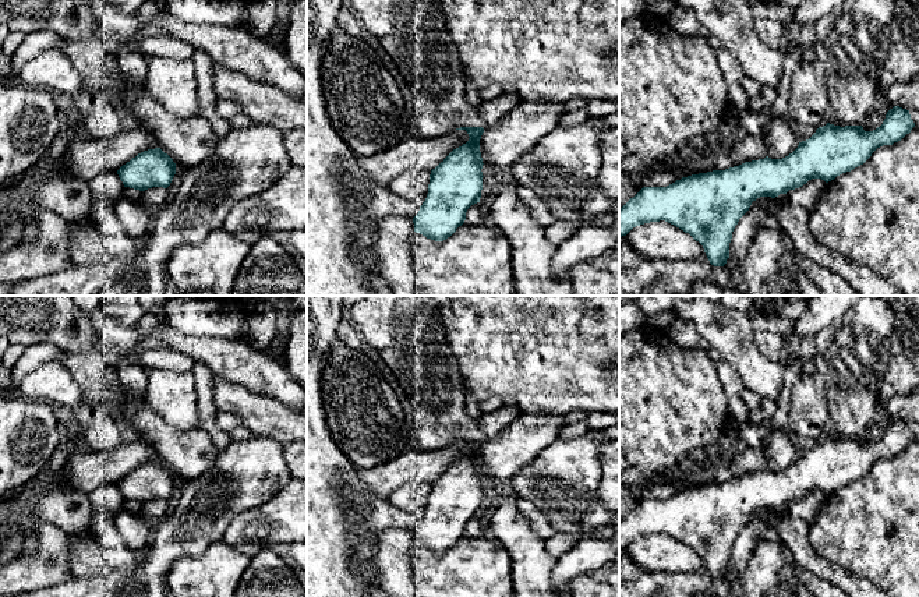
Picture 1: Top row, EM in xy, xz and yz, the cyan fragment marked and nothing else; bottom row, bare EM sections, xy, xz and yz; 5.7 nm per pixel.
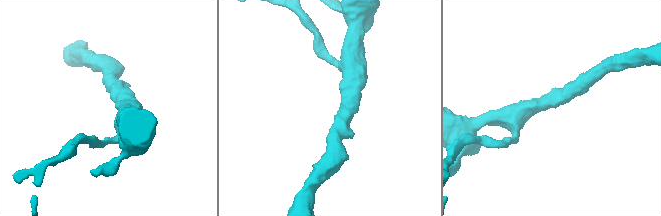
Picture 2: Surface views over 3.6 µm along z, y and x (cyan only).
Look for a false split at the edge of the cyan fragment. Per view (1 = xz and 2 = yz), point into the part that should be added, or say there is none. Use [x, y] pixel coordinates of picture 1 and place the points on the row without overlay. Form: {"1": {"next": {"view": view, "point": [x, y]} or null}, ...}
{"1": {"next": null}, "2": {"next": null}}

